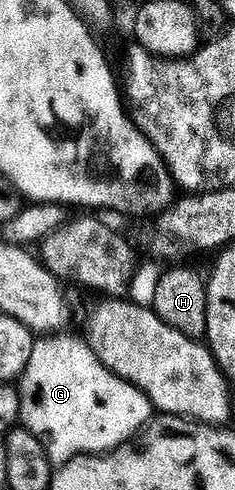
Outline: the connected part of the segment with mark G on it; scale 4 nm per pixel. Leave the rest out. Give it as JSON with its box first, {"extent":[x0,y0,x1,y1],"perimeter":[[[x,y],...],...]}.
{"extent":[18,335,153,467],"perimeter":[[[48,335],[37,340],[30,363],[18,382],[20,396],[19,424],[29,429],[44,445],[48,460],[59,467],[76,457],[111,453],[119,445],[133,440],[153,420],[152,400],[129,381],[123,381],[101,363],[87,340],[76,337]]]}

